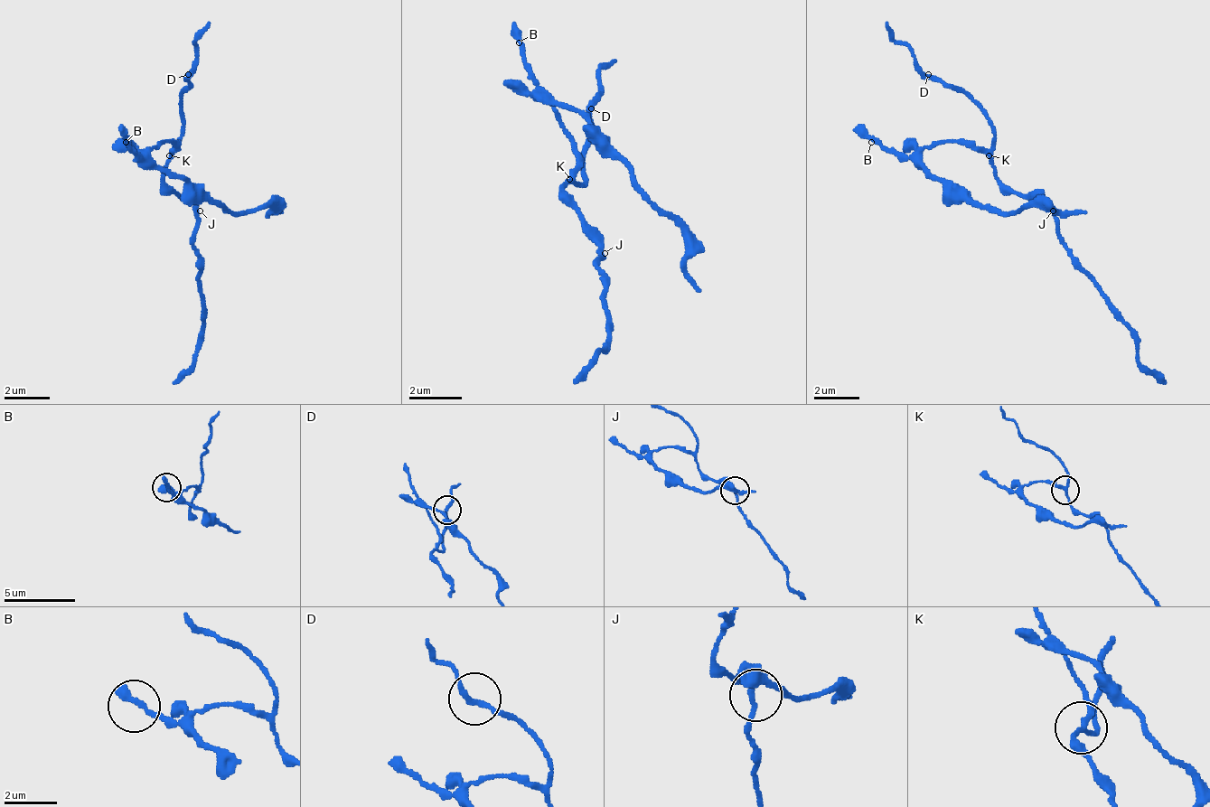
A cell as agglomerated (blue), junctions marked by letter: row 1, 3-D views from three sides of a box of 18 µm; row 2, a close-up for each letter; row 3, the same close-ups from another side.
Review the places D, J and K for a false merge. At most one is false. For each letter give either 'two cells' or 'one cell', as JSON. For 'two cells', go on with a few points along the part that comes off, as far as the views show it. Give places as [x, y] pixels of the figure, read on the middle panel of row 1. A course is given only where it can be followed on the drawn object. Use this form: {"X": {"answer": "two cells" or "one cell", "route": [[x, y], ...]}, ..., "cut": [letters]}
{"D": {"answer": "one cell"}, "J": {"answer": "one cell"}, "K": {"answer": "two cells", "route": [[571, 181], [571, 135], [545, 102], [585, 121], [683, 233], [683, 273], [703, 293]]}, "cut": ["K"]}

